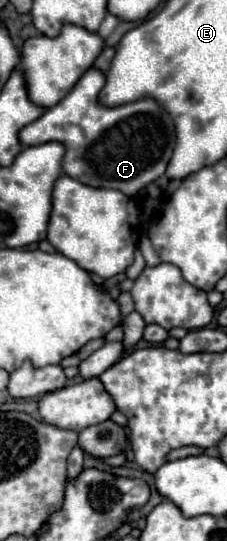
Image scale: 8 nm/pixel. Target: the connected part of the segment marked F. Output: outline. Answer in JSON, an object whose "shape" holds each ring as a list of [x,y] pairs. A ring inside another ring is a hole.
{"shape":[[[90,68],[74,90],[54,108],[48,108],[38,120],[24,126],[20,142],[36,146],[44,142],[64,142],[64,172],[82,184],[94,188],[120,190],[136,196],[142,188],[164,176],[176,146],[176,126],[172,116],[150,96],[122,106],[100,106],[98,94],[106,84],[106,74]]]}

